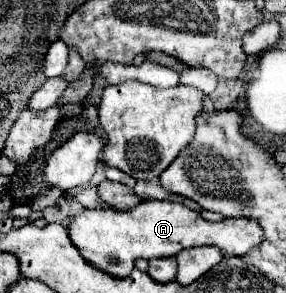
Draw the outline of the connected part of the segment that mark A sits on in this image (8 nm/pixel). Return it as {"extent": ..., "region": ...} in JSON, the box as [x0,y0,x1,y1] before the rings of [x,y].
{"extent":[70,201,264,277],"region":[[[144,201],[138,207],[130,211],[114,211],[114,209],[88,209],[84,213],[78,213],[76,217],[70,217],[70,239],[72,243],[82,251],[84,259],[90,259],[96,267],[102,267],[102,271],[110,271],[110,275],[126,277],[134,269],[134,261],[138,257],[172,257],[178,255],[182,249],[190,247],[204,247],[204,245],[216,245],[222,253],[226,255],[246,255],[250,249],[258,247],[258,243],[264,237],[264,231],[258,221],[248,219],[248,217],[238,217],[238,219],[224,219],[218,223],[204,221],[196,211],[184,207],[182,203],[172,203],[172,201]]]}

